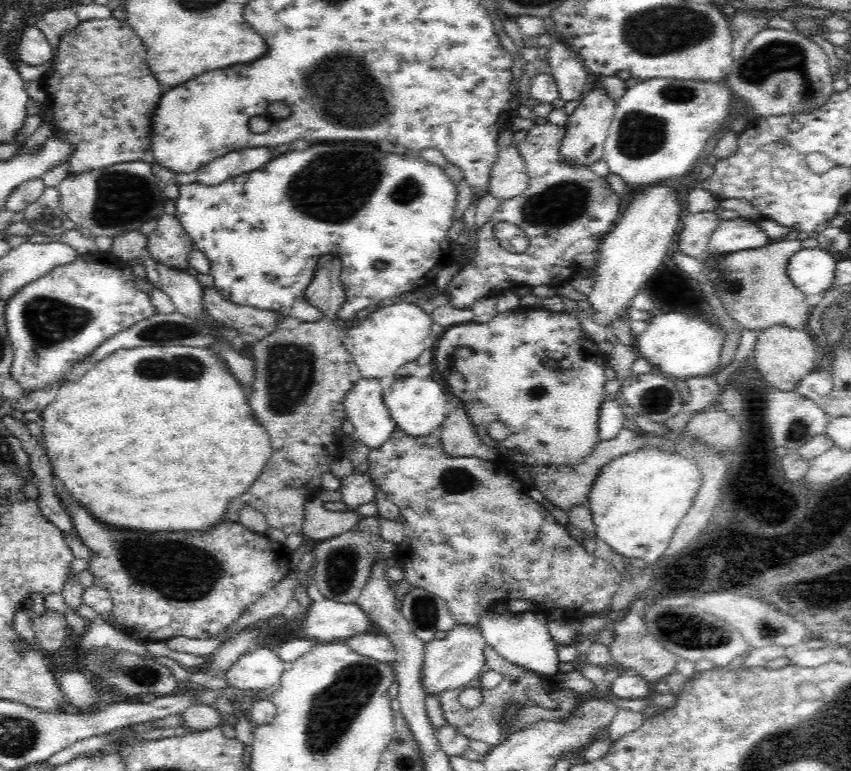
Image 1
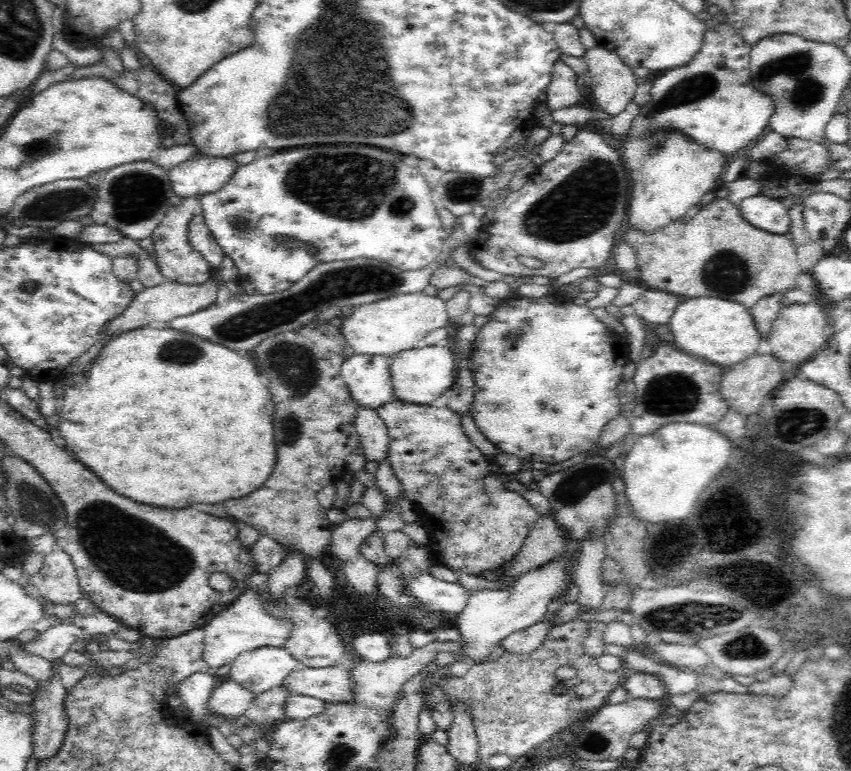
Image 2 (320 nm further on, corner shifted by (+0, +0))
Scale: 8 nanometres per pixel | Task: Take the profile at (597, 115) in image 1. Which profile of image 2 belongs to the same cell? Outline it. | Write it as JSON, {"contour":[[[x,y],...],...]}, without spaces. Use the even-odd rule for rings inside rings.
{"contour":[[[597,45],[583,56],[589,69],[589,93],[602,111],[613,117],[620,114],[638,88],[634,71],[614,51]]]}

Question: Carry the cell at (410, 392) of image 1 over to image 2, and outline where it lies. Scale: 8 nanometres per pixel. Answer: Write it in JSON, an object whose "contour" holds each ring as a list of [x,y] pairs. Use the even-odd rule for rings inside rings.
{"contour":[[[423,346],[408,349],[391,357],[389,364],[396,398],[419,405],[430,405],[443,392],[448,392],[455,383],[454,354],[445,346]]]}

